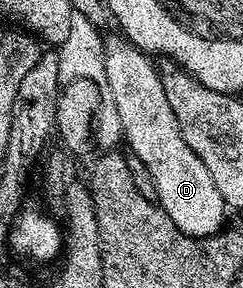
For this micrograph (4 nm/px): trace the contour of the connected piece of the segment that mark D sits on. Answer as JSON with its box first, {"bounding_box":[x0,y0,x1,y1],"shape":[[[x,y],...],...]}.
{"bounding_box":[104,33,226,238],"shape":[[[115,33],[104,38],[104,63],[110,80],[110,93],[114,96],[114,108],[118,108],[118,120],[122,120],[122,138],[126,146],[128,142],[127,149],[136,154],[146,168],[150,168],[150,176],[154,176],[156,202],[182,233],[189,234],[191,238],[205,238],[218,233],[226,226],[224,197],[222,192],[218,192],[218,184],[214,184],[214,176],[210,176],[206,164],[202,164],[190,144],[182,140],[174,108],[170,108],[166,88],[162,88],[157,63],[139,50],[135,42],[128,41],[123,33]]]}

